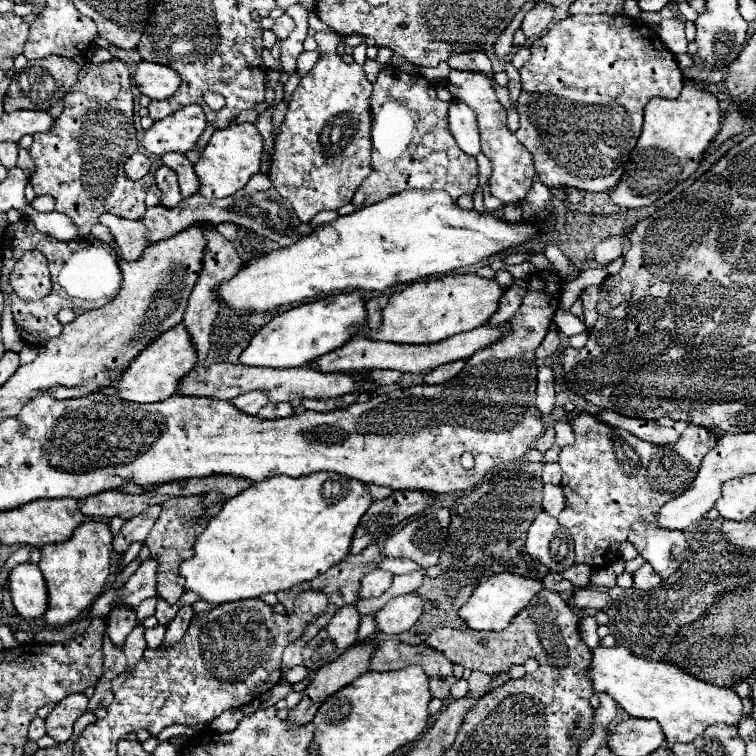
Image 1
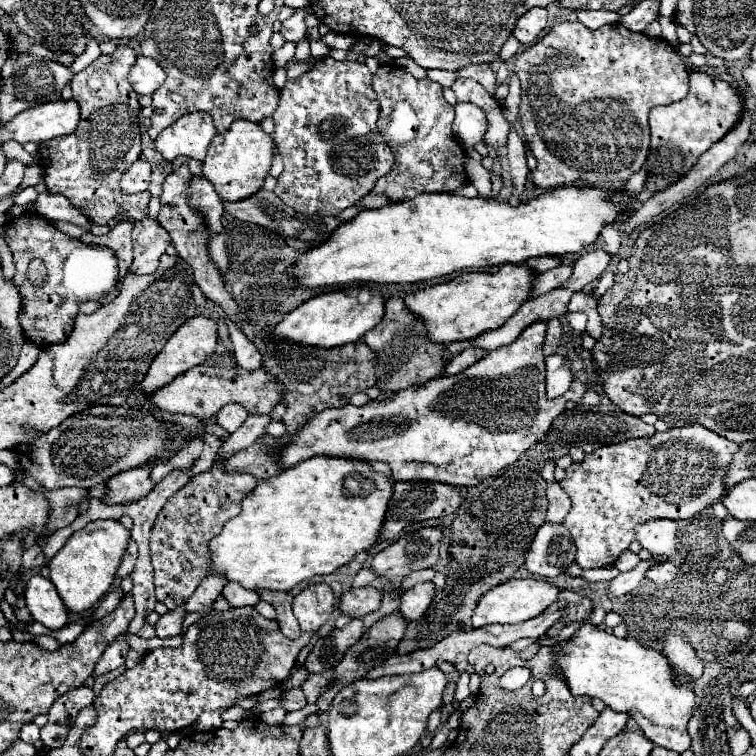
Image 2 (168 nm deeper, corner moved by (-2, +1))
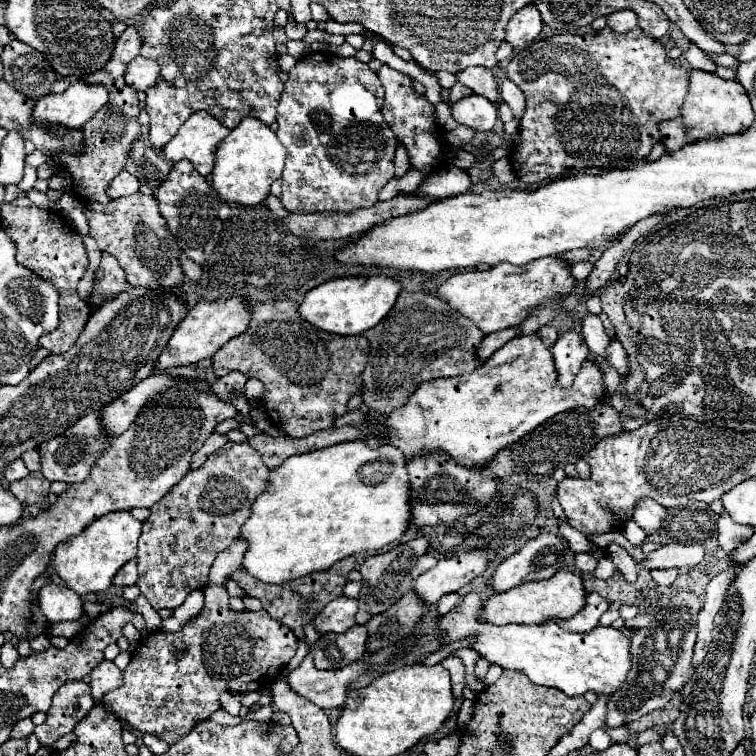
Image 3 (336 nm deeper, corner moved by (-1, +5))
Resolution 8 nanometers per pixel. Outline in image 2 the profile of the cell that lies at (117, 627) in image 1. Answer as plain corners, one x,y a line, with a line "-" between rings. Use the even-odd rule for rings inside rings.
120,634
108,648
106,652
102,654
102,658
98,660
96,664
96,670
94,670
94,676
100,676
100,674
106,674
110,670
116,670
124,664
126,660
126,654
128,654
130,646
126,642
126,634

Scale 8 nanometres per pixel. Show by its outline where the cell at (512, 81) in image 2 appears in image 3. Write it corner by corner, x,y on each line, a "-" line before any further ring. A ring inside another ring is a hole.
503,80
503,82
501,82
501,100
513,110
513,116
515,116
517,120
523,116
525,98
523,98
521,90
519,90
511,80

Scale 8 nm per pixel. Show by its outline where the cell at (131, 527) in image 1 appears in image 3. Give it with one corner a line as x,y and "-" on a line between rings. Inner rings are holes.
133,558
133,560
129,560
129,562
115,574
113,584
125,588
125,586
133,586
135,582
137,582
137,560

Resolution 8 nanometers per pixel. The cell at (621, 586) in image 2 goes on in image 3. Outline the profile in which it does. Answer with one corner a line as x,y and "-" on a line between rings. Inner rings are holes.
667,544
651,554
647,554
647,560
643,566
649,570
653,568
683,568
683,566
695,566
703,562
705,550
699,544

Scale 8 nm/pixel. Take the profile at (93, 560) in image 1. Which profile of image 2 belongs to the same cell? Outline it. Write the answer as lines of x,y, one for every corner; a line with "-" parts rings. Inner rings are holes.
96,520
74,532
68,542
56,552
56,556
48,562
50,580
56,586
68,612
86,614
88,610
98,606
114,580
128,540
130,532
118,520

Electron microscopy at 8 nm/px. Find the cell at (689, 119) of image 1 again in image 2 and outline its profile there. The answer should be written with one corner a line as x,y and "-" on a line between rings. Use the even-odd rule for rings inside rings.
690,72
690,90
688,96
680,102
672,102
670,106
656,106
654,110
650,110
650,130
652,130
652,140
650,140
650,154
646,158
646,170
648,170
648,178
646,178
646,192
650,196
666,190
668,186
676,184
698,160
698,156
702,152
706,152
714,142
718,142
736,122
738,122
738,114
742,110
742,98
738,96
738,92
734,88
730,88
726,82
716,80
704,72

